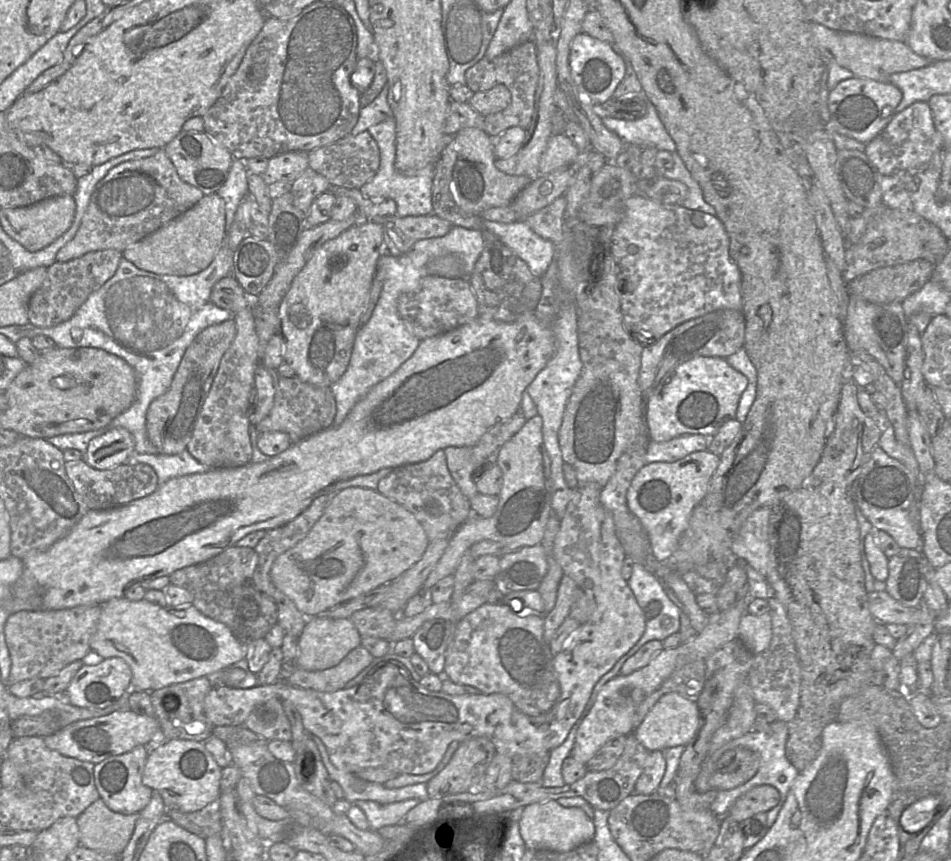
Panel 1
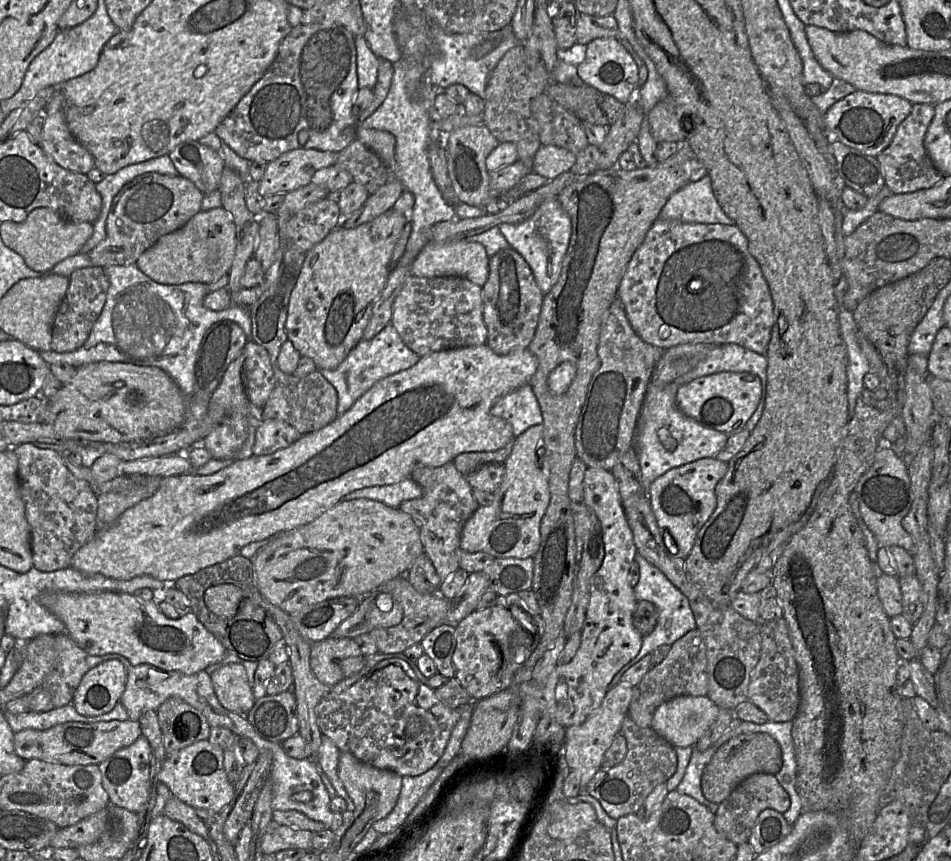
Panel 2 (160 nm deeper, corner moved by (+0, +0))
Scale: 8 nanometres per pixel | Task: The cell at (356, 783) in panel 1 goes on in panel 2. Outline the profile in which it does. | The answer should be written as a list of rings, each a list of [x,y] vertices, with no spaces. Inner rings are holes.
[[[321,735],[321,745],[315,756],[318,767],[325,772],[329,778],[336,794],[343,798],[347,803],[347,810],[353,812],[355,805],[351,797],[348,795],[345,787],[338,776],[338,763],[340,750],[334,742],[326,735]]]

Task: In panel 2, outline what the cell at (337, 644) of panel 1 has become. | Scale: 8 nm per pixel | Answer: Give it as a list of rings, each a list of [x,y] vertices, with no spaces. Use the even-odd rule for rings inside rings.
[[[328,637],[311,644],[310,668],[320,682],[332,688],[344,679],[342,661],[360,655],[360,647],[353,638]]]

